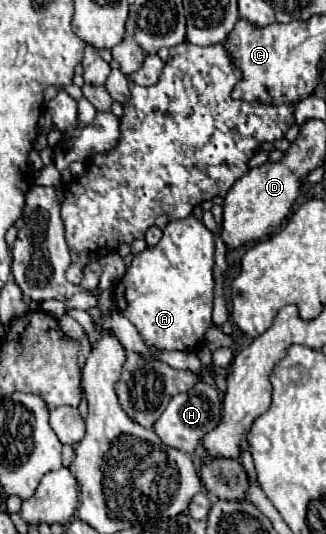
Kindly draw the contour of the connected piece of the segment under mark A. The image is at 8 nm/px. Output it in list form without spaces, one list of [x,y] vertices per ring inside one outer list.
[[[189,216],[185,220],[173,220],[165,226],[163,238],[155,248],[147,248],[133,258],[129,270],[115,286],[115,304],[125,318],[129,318],[141,338],[161,350],[197,350],[201,346],[203,334],[211,322],[213,310],[213,234],[203,226],[203,222]]]

